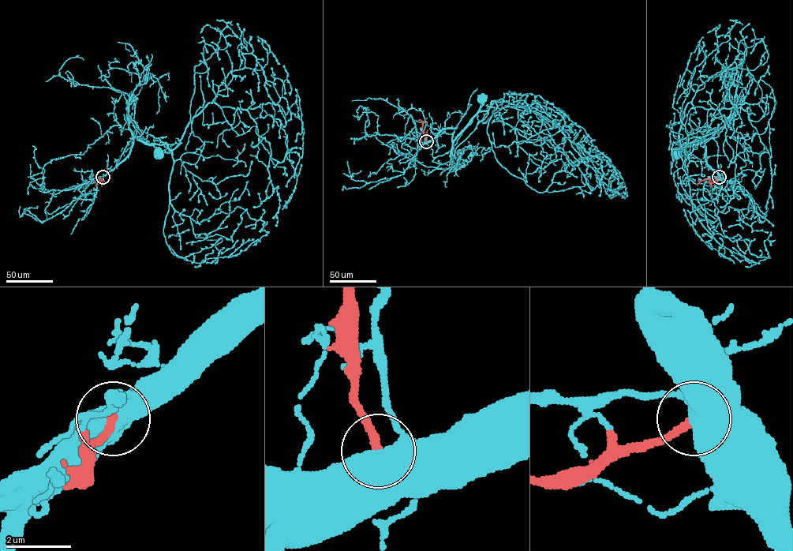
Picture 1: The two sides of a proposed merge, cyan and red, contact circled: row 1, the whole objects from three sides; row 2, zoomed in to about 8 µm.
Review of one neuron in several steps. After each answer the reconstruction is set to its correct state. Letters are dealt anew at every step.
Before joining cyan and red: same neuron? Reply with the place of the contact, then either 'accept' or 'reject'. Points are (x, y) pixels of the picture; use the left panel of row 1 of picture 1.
(102, 177) | reject

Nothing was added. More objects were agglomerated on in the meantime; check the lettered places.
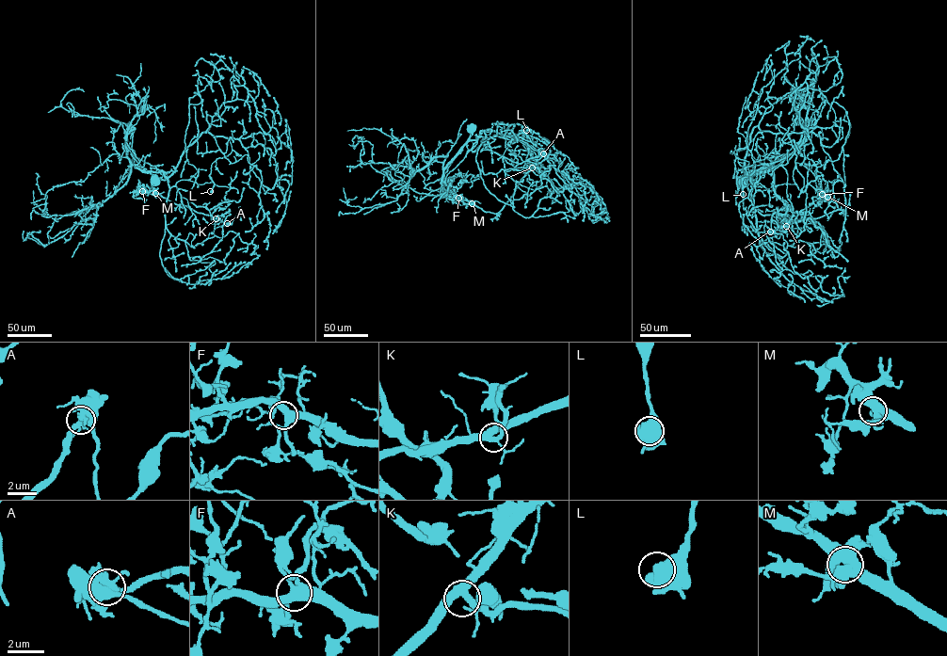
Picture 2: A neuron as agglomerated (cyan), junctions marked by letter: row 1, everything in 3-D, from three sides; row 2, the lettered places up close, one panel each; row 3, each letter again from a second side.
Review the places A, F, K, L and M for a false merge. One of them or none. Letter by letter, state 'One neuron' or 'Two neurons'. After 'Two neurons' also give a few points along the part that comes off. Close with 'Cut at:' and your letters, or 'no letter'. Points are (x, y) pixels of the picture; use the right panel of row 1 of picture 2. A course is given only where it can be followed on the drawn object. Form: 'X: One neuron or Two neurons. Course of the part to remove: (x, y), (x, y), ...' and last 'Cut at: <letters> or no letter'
A: Two neurons. Course of the part to remove: (770, 232), (839, 209), (826, 194), (821, 194), (818, 205), (822, 203)
F: One neuron
K: One neuron
L: One neuron
M: One neuron
Cut at: A

